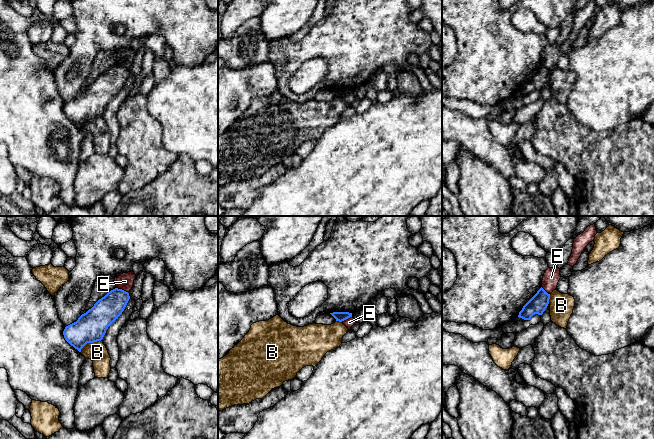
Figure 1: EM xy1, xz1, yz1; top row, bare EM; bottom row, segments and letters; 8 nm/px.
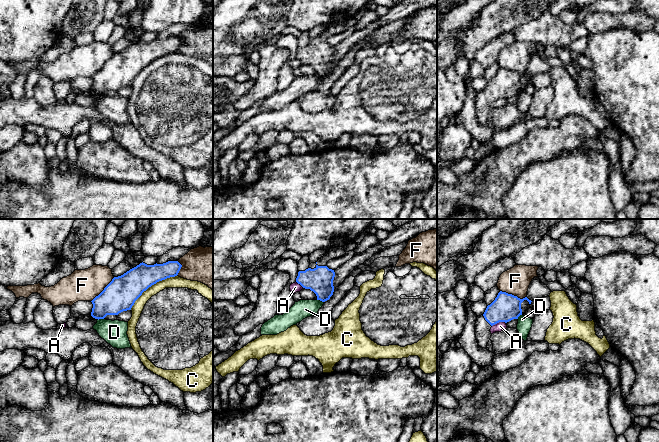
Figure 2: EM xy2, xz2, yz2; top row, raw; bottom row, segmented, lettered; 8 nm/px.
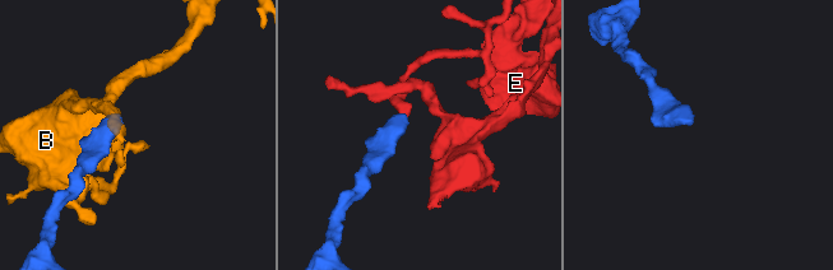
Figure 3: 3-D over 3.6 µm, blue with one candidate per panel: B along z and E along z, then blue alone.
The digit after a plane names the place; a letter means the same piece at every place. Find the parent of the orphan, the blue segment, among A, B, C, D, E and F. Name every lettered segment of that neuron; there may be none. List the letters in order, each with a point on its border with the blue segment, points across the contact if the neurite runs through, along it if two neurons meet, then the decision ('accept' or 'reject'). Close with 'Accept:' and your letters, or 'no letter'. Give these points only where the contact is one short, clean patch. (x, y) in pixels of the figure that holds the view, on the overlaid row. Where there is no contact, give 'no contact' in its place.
A: contact yz2 (498, 322); reject
B: contact xy1 (89, 342); reject
C: contact xy2 (151, 285); reject
D: contact xy2 (99, 318); border xy2 (94, 317), (103, 319); reject
E: contact xy1 (122, 290); border xy1 (116, 287), (128, 293); reject
F: contact yz2 (513, 295); reject
Accept: no letter

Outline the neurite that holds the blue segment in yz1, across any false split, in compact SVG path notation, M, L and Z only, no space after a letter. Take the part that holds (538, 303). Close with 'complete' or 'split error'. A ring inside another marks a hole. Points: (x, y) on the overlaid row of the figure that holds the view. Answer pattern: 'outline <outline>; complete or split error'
outline M542 287L537 293L523 306L518 317L524 320L530 320L535 314L542 315L549 304L550 294Z; complete

